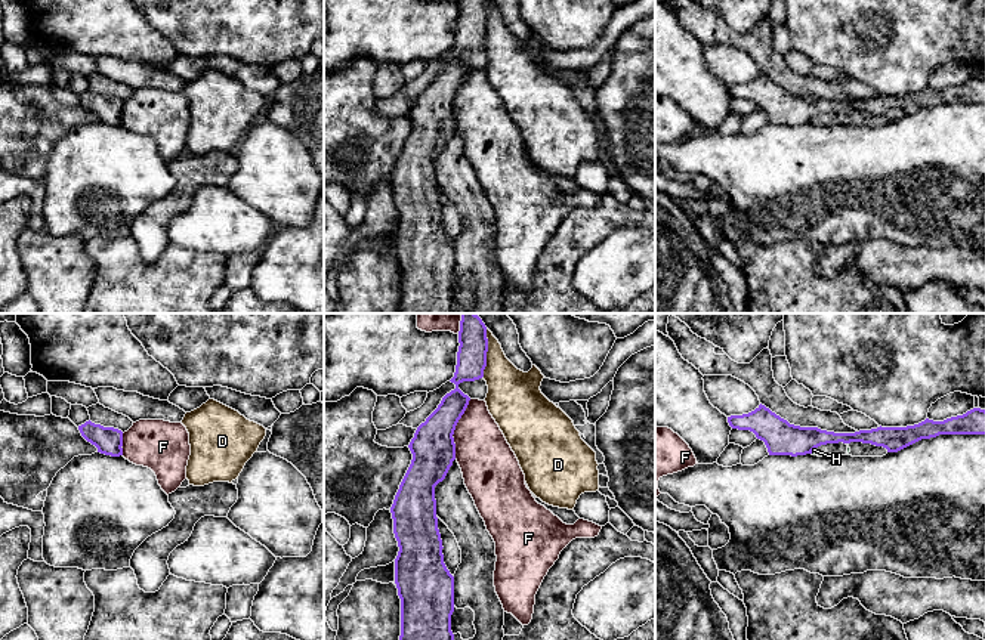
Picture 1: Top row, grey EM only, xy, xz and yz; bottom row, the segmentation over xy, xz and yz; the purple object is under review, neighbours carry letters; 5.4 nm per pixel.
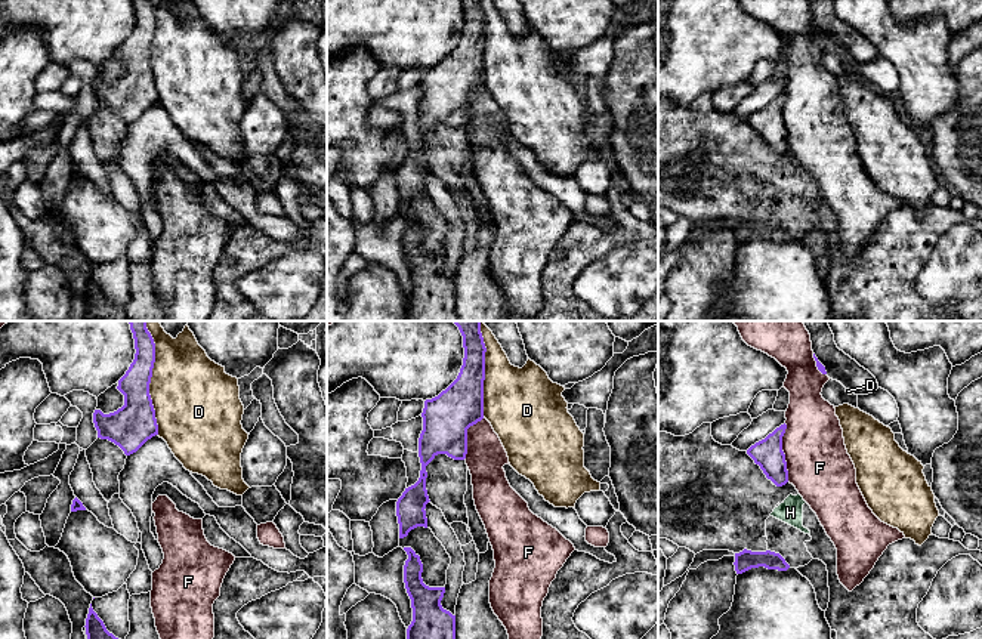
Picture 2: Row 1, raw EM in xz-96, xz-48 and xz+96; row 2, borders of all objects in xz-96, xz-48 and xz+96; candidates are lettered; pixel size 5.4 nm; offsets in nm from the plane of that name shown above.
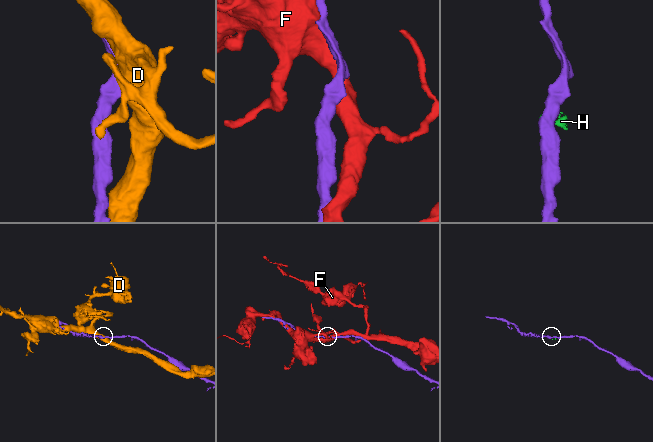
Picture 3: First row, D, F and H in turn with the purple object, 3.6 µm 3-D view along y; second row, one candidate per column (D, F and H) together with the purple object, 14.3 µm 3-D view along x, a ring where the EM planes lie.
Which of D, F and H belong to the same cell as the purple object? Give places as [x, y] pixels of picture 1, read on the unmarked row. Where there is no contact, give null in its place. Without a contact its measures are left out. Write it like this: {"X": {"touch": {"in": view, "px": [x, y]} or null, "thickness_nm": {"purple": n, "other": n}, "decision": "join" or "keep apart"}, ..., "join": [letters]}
{"D": {"touch": {"in": "xz", "px": [485, 22]}, "thickness_nm": {"purple": 160, "other": 260}, "decision": "keep apart"}, "F": {"touch": {"in": "xz", "px": [454, 98]}, "thickness_nm": {"purple": 240, "other": 300}, "decision": "keep apart"}, "H": {"touch": {"in": "yz", "px": [812, 118]}, "thickness_nm": {"purple": 190, "other": 20}, "decision": "keep apart"}, "join": []}

